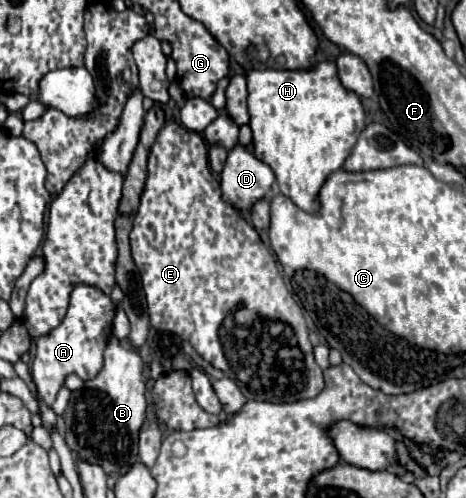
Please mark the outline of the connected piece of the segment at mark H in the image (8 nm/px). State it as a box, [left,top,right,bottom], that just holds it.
[247,60,365,212]

